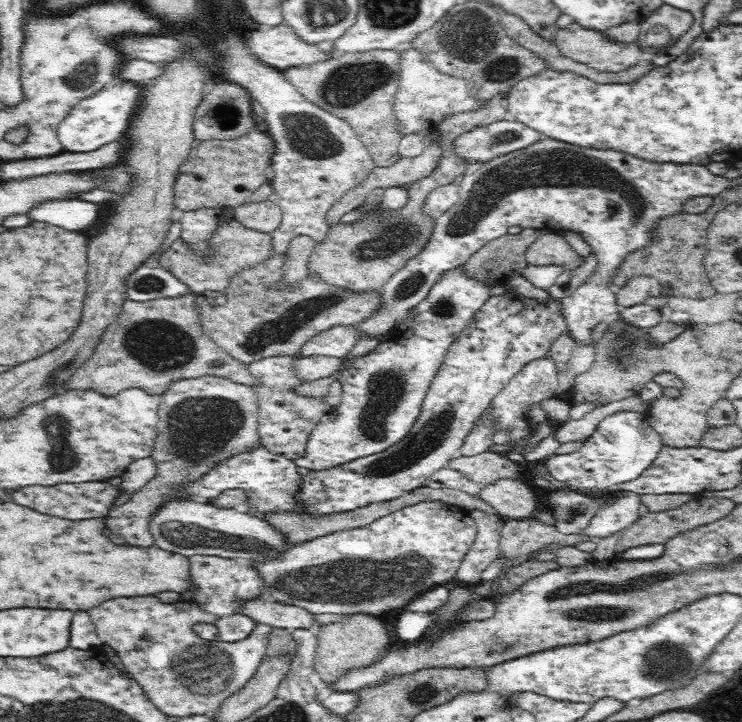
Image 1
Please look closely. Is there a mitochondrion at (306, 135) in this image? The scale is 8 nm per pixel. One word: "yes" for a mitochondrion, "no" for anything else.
yes

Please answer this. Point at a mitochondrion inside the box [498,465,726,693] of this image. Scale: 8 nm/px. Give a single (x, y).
(574, 512)

